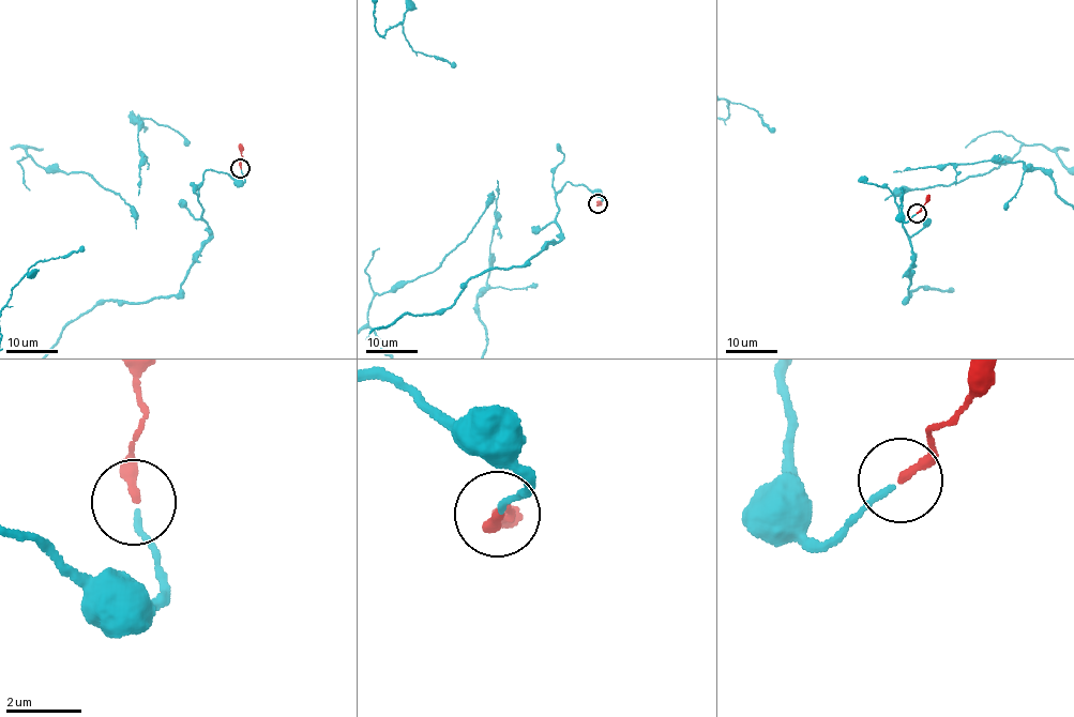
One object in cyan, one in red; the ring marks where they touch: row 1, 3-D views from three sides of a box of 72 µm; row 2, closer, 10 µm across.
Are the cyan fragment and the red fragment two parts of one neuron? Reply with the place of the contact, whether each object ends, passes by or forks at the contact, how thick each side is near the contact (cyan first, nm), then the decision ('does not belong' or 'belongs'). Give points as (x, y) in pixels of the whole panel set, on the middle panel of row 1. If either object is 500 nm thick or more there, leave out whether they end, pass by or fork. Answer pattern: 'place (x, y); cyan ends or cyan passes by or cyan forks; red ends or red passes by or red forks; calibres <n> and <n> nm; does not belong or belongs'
place (598, 203); cyan ends; red ends; calibres 150 and 240 nm; belongs

